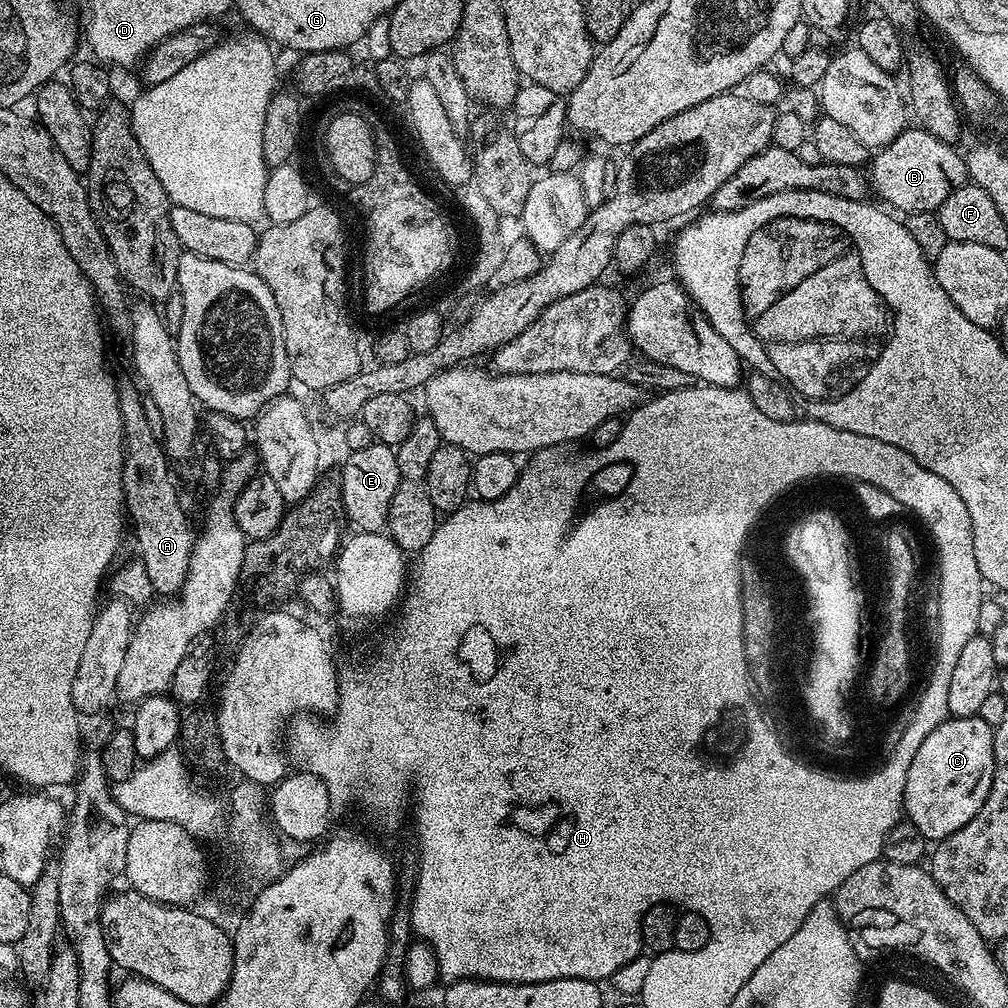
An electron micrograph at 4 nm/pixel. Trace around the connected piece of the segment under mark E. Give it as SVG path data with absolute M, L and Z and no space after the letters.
M375 442L364 450L348 452L345 457L340 468L340 481L347 523L362 532L380 532L388 519L394 490L398 490L396 453L389 445Z

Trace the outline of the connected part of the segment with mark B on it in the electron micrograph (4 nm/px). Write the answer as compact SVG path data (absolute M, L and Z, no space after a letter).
M919 126L907 127L898 138L873 155L868 168L871 191L888 202L889 207L898 208L904 214L937 211L953 190L968 180L967 161L956 150Z

